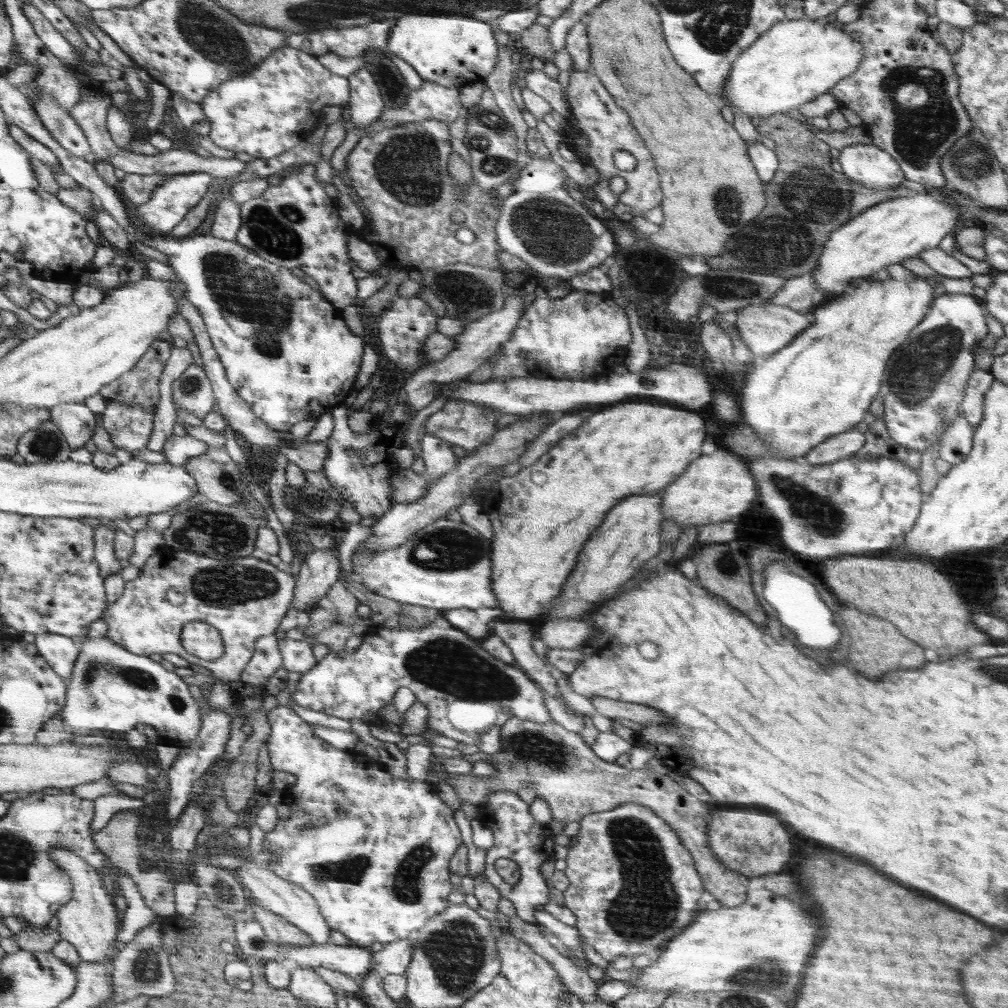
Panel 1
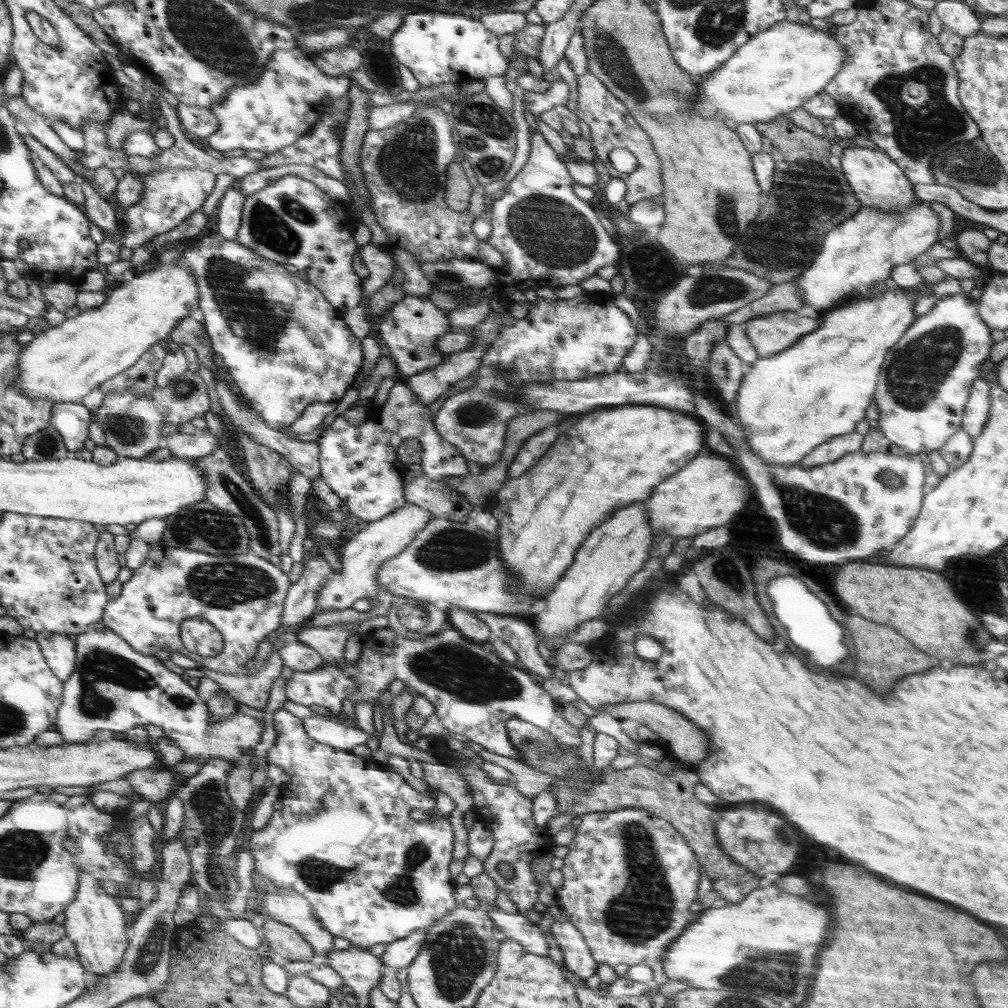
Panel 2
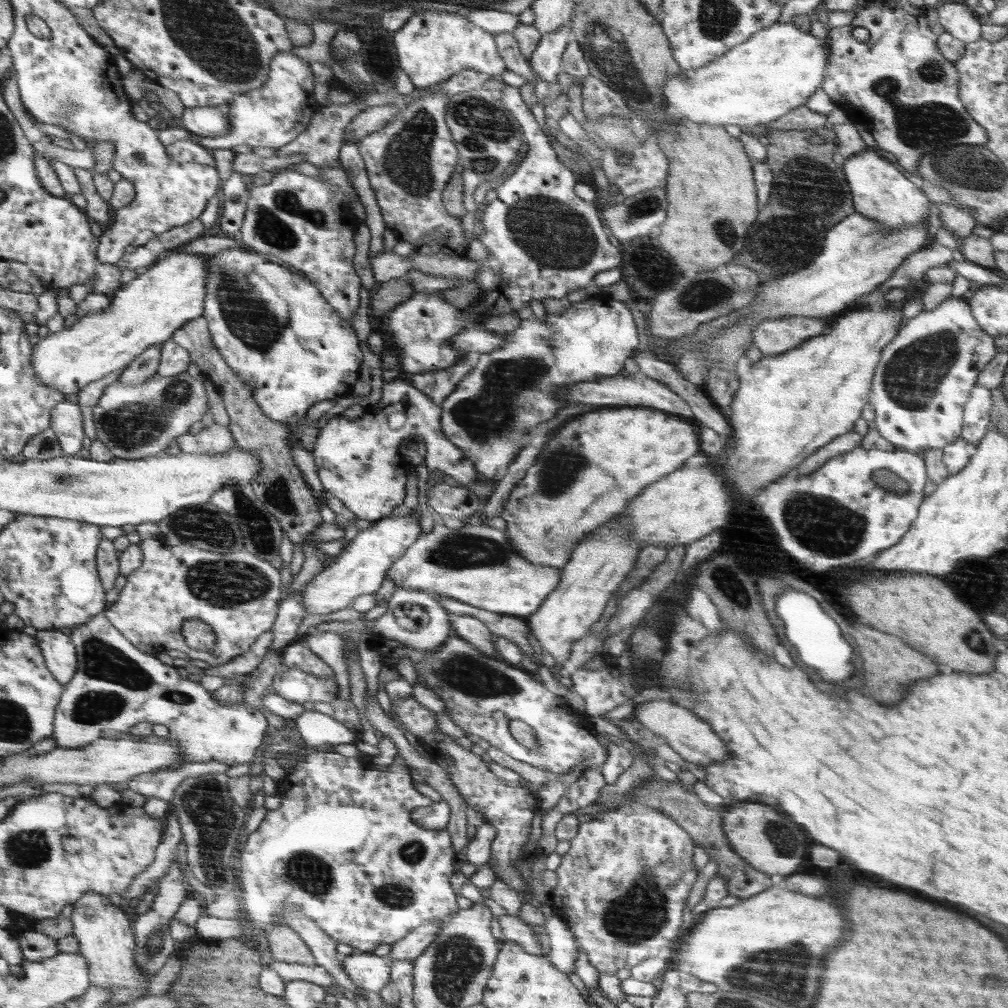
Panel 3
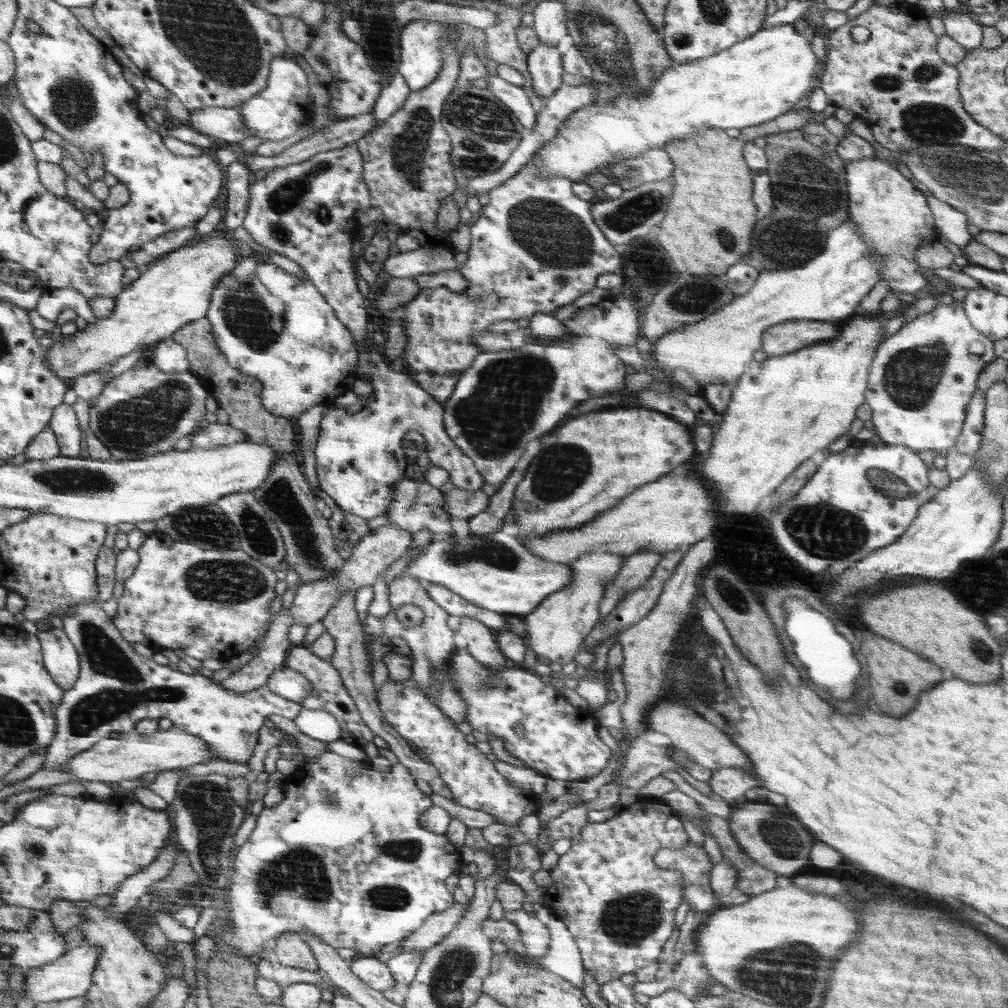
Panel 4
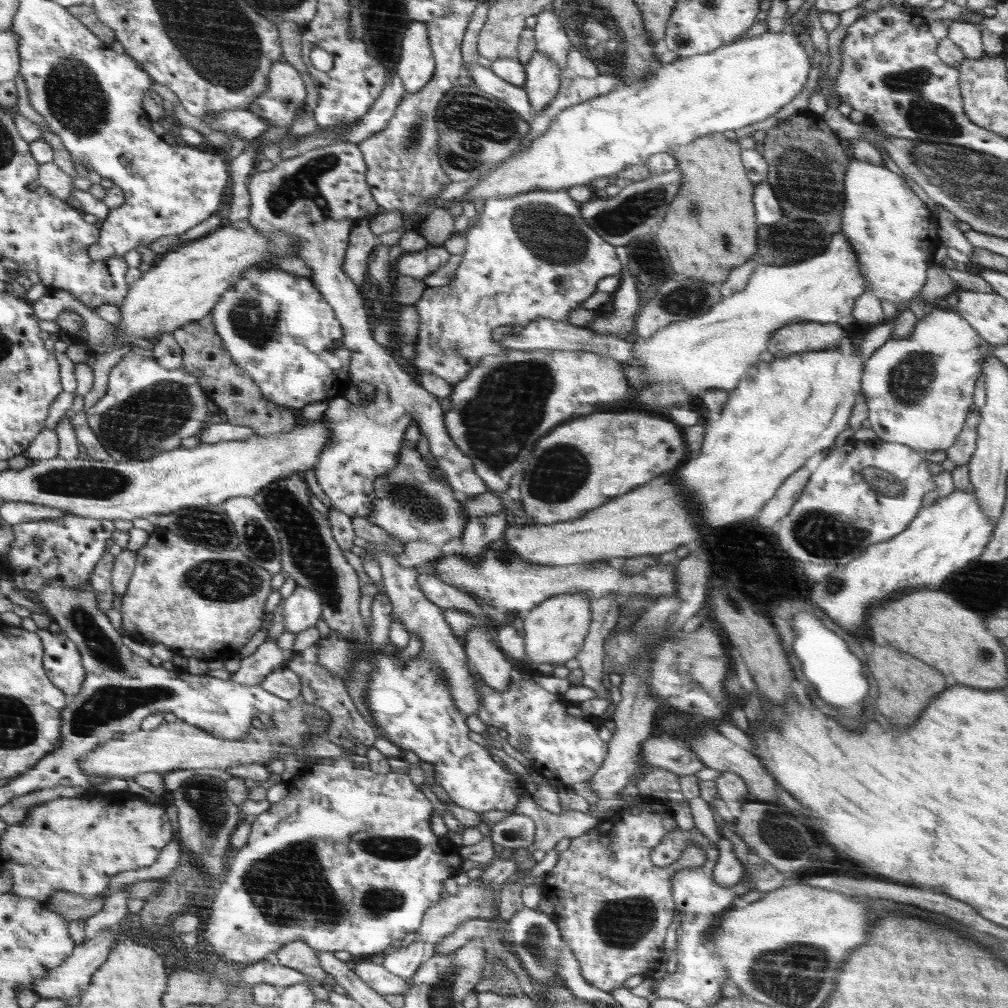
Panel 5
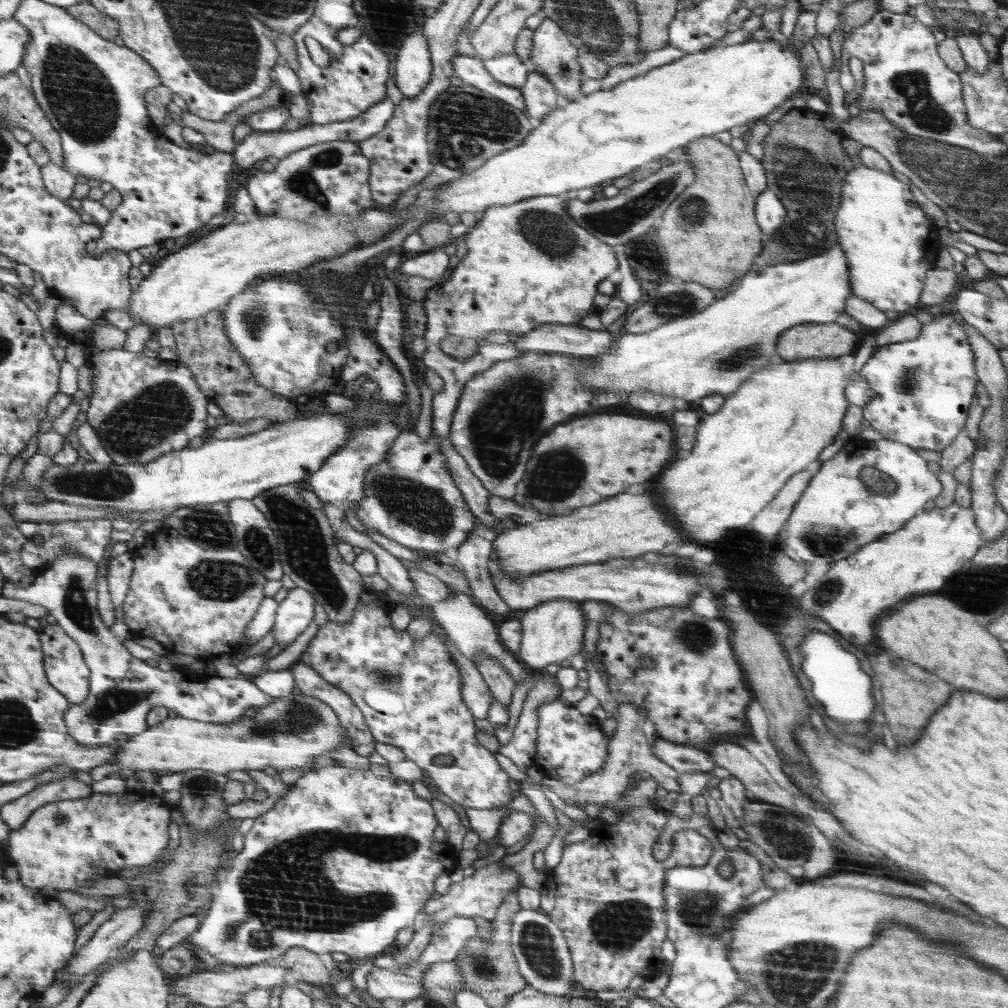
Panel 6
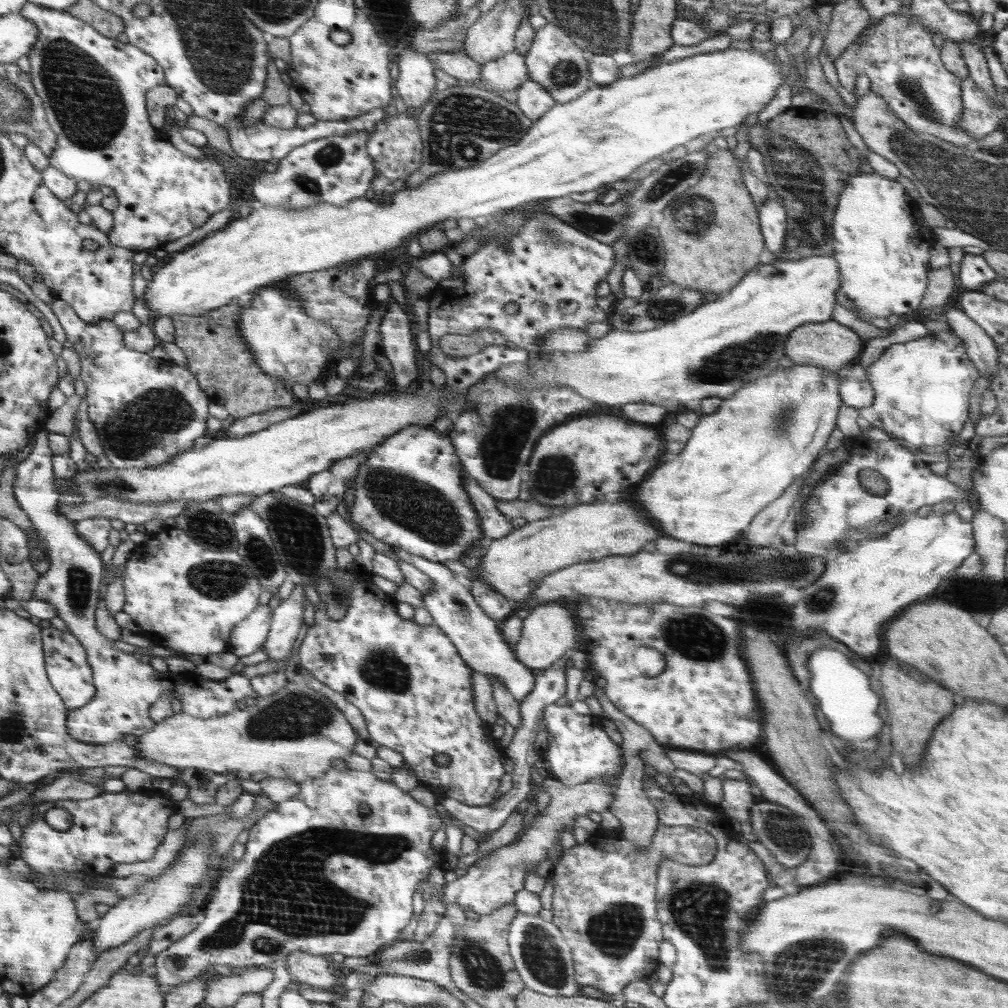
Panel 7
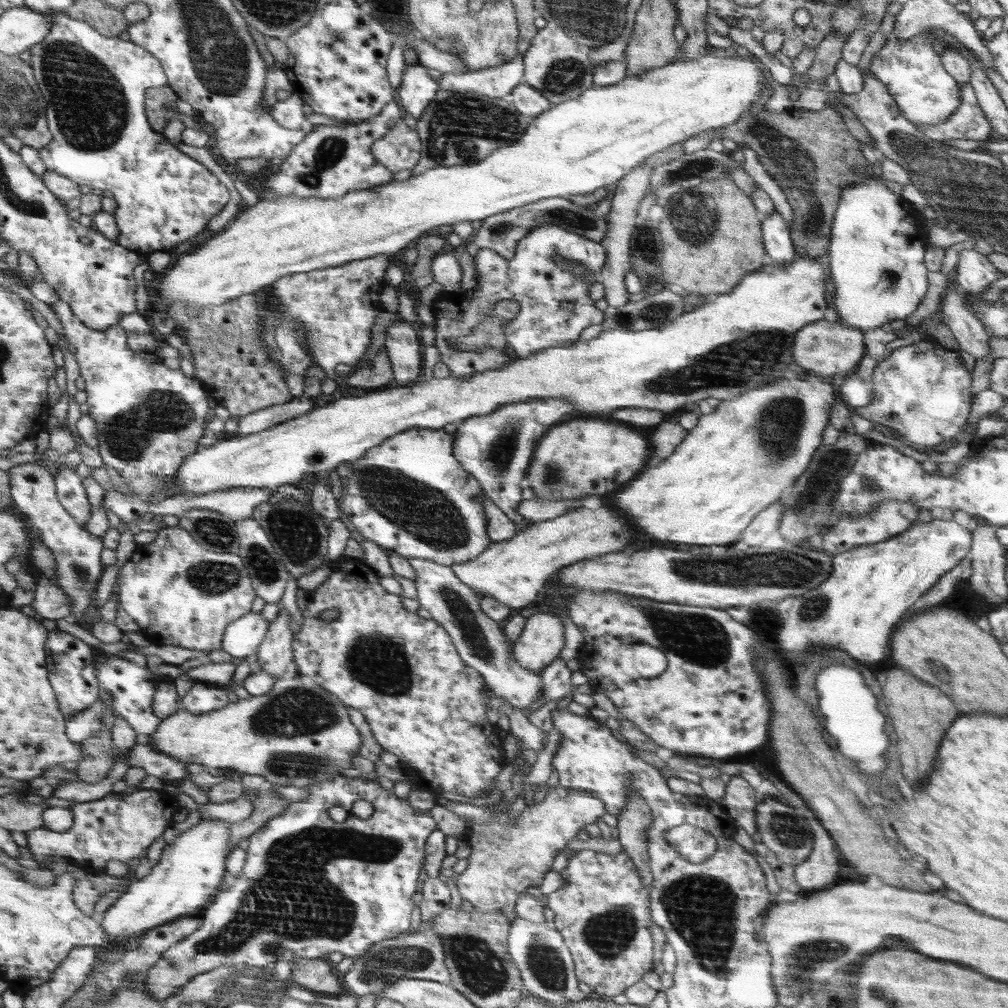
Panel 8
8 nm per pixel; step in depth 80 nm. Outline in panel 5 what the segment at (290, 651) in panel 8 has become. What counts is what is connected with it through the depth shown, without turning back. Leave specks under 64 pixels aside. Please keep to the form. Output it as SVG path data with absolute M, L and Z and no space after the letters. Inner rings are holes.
M297 586L294 592L285 598L284 633L289 632L297 636L300 632L314 627L322 615L322 605L319 592Z

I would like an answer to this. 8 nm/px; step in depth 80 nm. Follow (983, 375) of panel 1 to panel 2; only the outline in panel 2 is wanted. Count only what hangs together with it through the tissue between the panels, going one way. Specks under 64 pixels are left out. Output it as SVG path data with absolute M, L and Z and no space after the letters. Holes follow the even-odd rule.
M980 376L971 384L961 422L964 432L971 438L976 438L984 432L983 428L989 415L991 385L988 379Z

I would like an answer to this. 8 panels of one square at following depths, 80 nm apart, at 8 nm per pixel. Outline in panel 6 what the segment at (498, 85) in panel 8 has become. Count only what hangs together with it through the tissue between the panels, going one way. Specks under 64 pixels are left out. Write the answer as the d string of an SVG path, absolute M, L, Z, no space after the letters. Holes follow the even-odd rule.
M514 52L484 59L484 68L496 79L519 89L527 82L530 67Z

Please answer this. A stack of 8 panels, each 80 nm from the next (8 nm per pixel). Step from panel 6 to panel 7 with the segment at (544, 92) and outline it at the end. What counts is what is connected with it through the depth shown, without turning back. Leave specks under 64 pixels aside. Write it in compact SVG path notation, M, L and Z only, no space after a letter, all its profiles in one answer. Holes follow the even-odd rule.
M530 79L523 82L516 91L517 105L533 123L556 104L554 98L542 85Z

